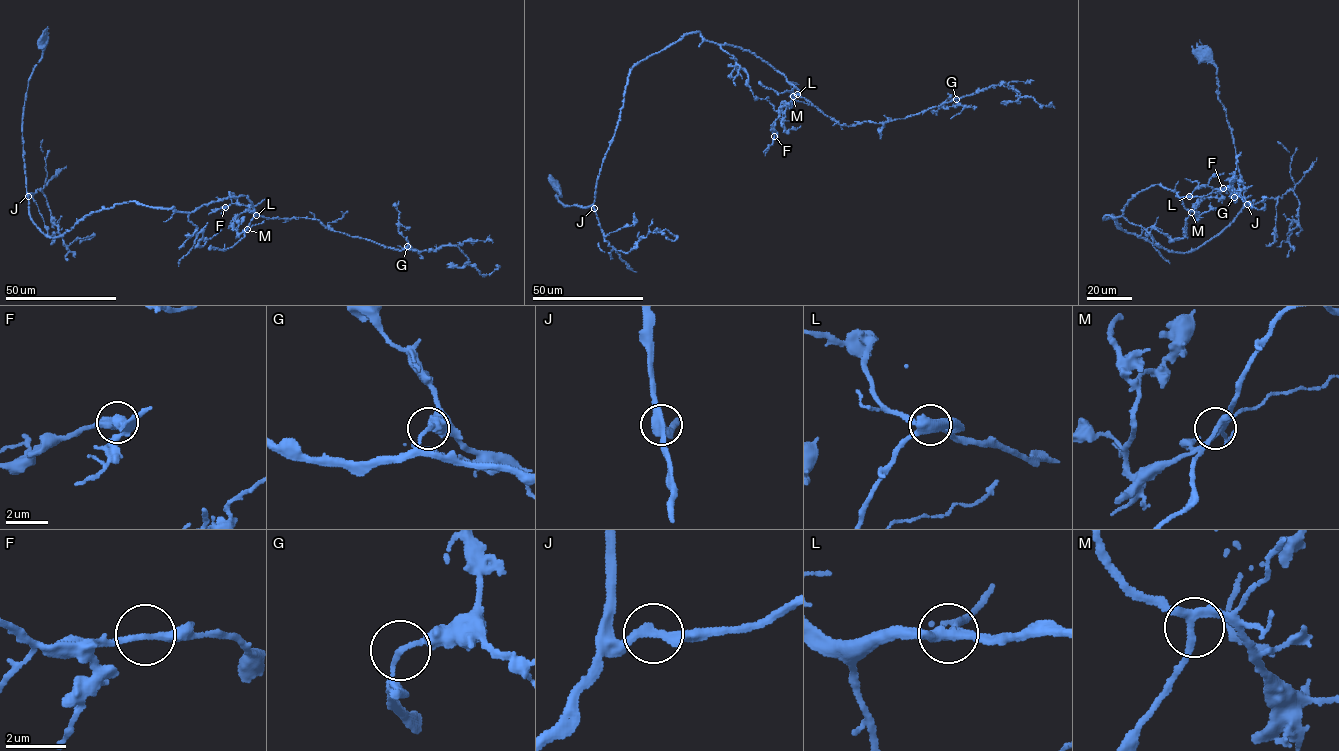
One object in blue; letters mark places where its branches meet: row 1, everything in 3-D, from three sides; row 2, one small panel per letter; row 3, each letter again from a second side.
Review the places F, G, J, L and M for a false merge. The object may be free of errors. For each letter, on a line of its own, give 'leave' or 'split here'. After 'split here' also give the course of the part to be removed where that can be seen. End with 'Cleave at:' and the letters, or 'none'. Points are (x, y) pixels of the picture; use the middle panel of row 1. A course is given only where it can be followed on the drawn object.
F: leave
G: leave
J: leave
L: leave
M: leave
Cleave at: none

